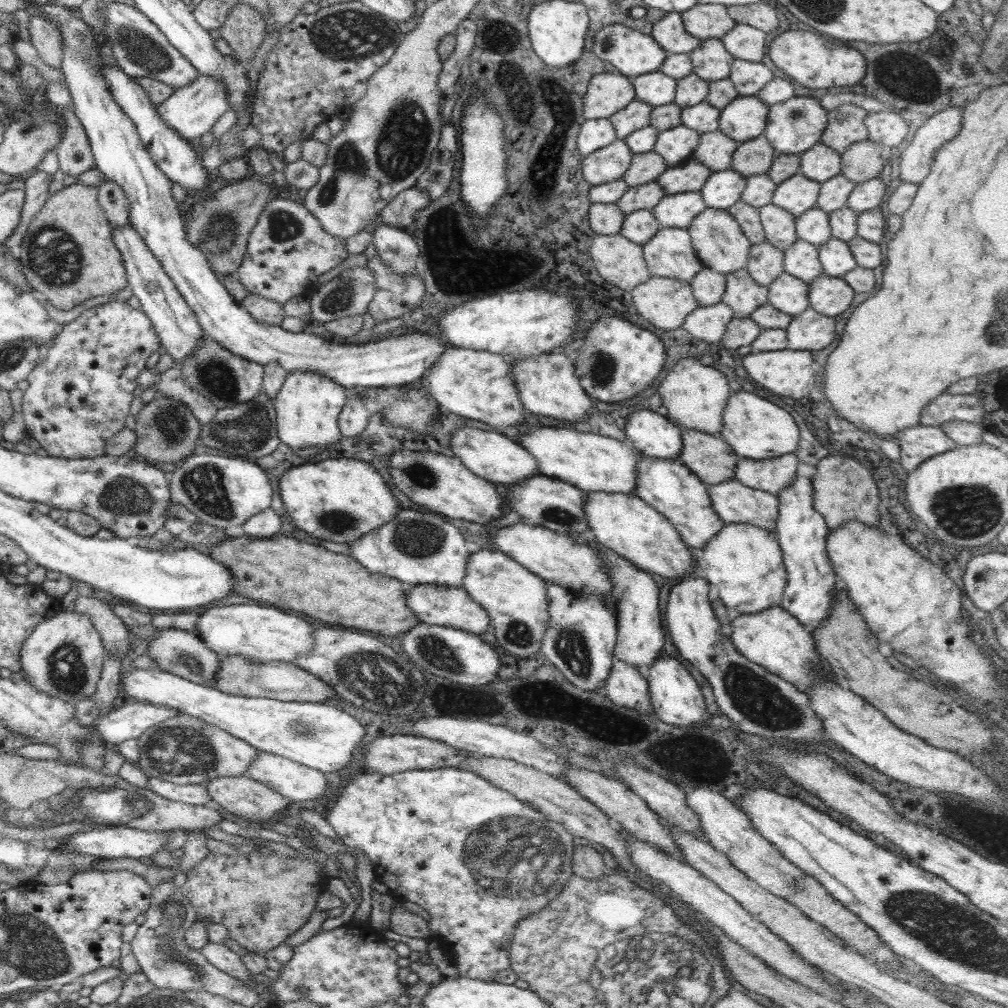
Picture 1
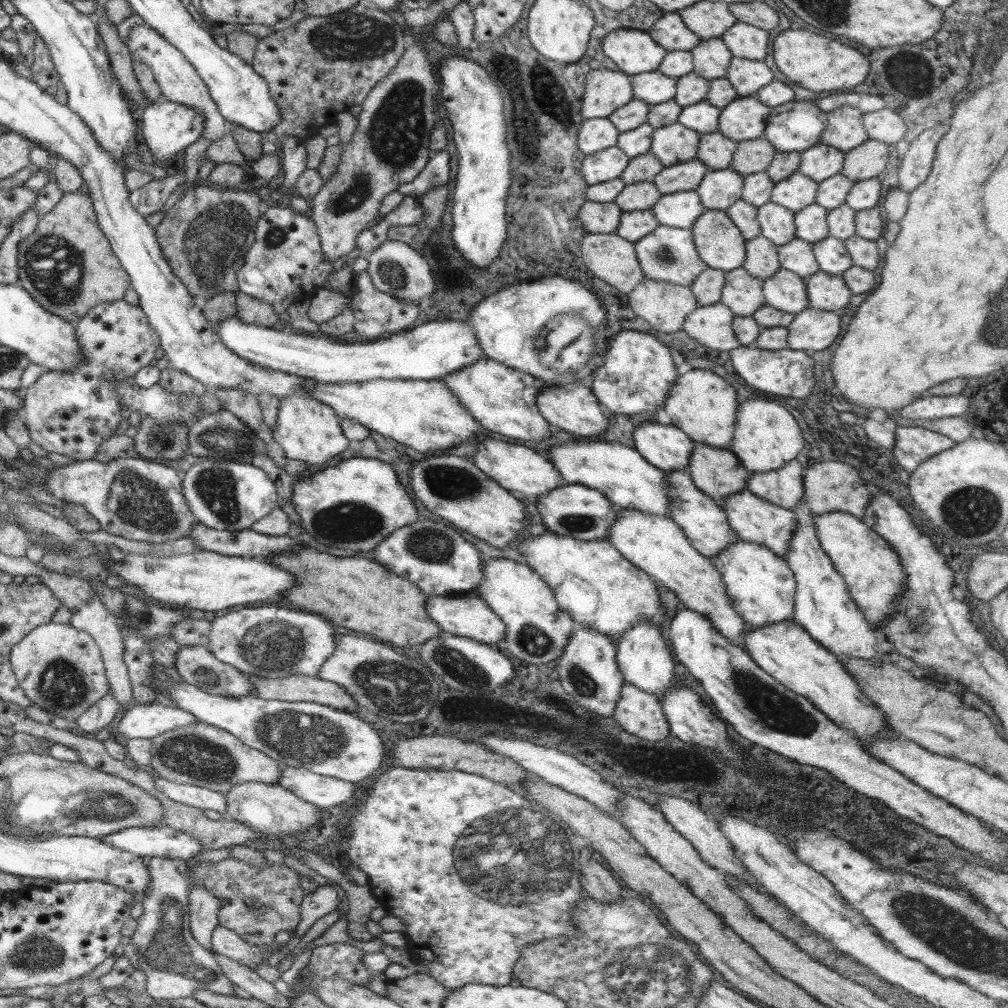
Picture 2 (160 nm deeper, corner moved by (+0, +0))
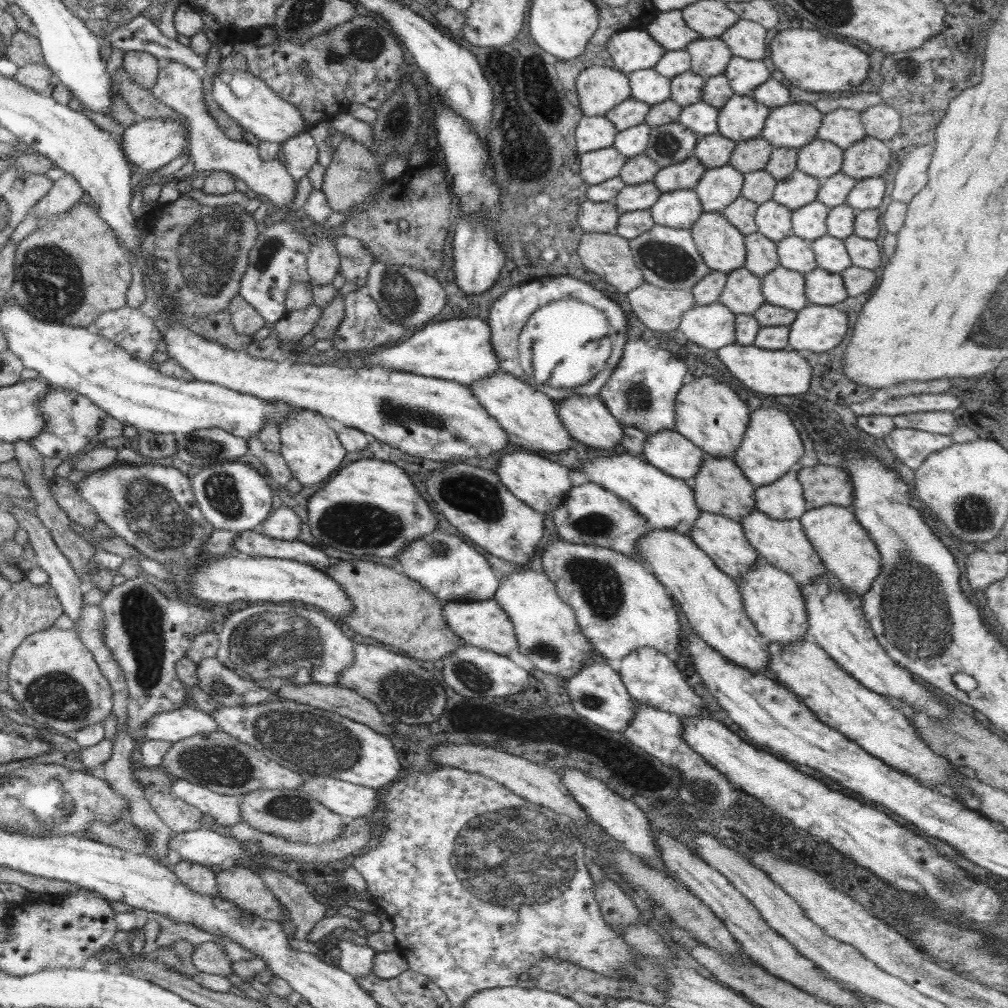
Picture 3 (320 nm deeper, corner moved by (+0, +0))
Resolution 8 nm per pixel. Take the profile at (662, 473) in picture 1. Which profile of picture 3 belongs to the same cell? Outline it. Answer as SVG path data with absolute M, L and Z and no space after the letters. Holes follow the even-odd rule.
M699 510L699 517L694 523L690 538L714 561L719 569L736 581L755 566L759 557L758 551L745 537L740 522L721 514Z

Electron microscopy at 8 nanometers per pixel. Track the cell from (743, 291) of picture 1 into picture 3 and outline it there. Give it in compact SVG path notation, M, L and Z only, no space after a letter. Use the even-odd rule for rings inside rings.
M744 267L728 272L719 302L734 314L754 314L765 303L761 280L761 277Z

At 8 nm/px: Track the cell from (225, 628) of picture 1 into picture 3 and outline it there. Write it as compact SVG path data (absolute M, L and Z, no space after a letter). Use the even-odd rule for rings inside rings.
M258 604L234 612L222 626L218 634L219 648L217 660L224 667L242 678L258 682L259 686L278 692L286 685L302 685L316 682L320 685L336 685L341 680L341 673L354 661L354 642L347 638L342 630L330 620L327 614L314 610L288 606L288 604Z

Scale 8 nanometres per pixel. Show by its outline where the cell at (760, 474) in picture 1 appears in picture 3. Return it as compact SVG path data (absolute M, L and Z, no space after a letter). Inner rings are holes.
M797 467L789 469L778 480L756 488L754 498L755 508L774 520L799 519L809 507L798 480Z

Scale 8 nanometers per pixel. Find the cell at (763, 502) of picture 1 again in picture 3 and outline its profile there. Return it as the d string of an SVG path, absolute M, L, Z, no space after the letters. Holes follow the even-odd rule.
M755 508L739 522L745 537L758 551L758 554L762 555L772 566L791 574L800 588L803 588L805 584L815 582L819 576L827 576L829 574L819 554L807 539L806 533L798 518L774 520Z

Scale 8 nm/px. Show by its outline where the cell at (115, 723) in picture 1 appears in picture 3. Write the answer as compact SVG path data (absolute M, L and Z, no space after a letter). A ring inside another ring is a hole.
M181 707L172 712L155 714L146 725L145 733L150 740L174 743L195 734L210 734L219 729L214 717L207 712Z

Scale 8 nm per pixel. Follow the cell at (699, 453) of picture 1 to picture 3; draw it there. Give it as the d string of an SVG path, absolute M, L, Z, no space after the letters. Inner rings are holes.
M706 454L695 479L693 493L699 510L721 514L740 521L755 509L755 488L733 460Z

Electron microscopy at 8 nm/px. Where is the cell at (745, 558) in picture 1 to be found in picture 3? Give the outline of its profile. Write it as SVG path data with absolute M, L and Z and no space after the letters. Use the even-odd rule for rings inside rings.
M759 555L757 563L737 581L746 616L758 633L778 645L792 645L808 638L805 598L791 574L772 566Z

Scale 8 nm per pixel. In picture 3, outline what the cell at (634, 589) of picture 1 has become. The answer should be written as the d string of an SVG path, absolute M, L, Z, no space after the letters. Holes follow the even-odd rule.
M643 647L634 651L632 655L624 657L620 663L621 679L628 695L633 700L664 712L670 712L681 719L687 718L687 716L696 716L705 712L705 710L709 711L704 700L688 686L686 680L682 677L674 658L668 658L654 648Z

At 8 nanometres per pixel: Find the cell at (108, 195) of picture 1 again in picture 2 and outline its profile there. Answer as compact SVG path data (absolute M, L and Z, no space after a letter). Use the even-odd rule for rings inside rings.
M172 171L161 180L153 180L149 184L142 186L129 193L130 206L146 218L152 213L160 211L168 200L172 191L184 180L184 176L179 171Z

